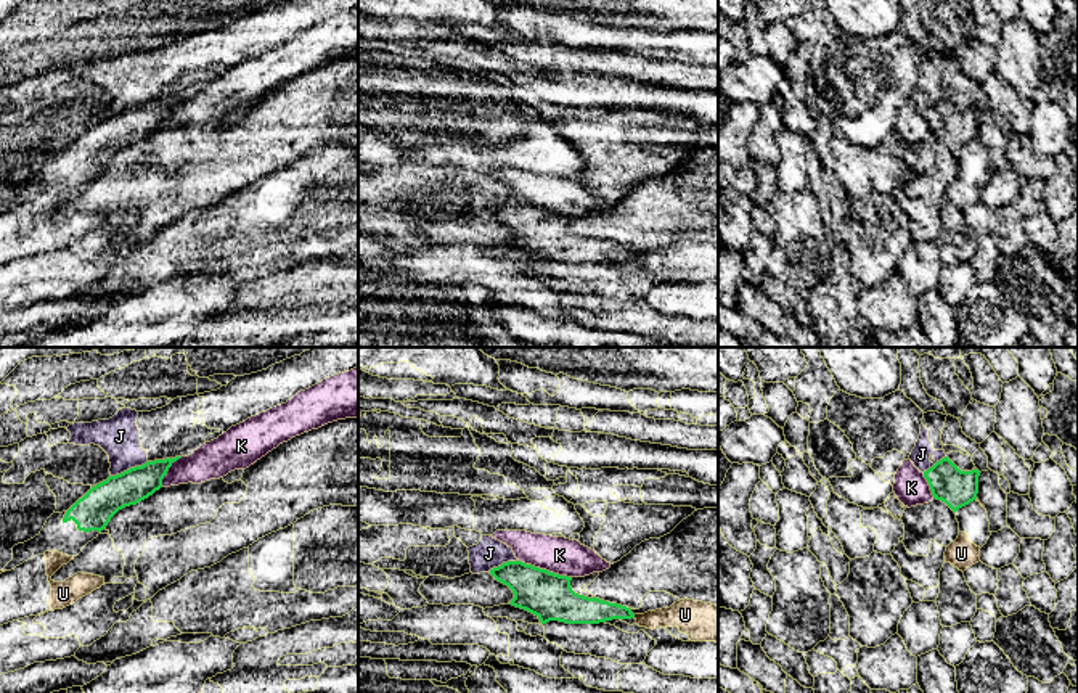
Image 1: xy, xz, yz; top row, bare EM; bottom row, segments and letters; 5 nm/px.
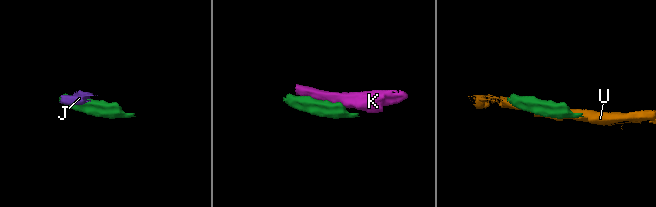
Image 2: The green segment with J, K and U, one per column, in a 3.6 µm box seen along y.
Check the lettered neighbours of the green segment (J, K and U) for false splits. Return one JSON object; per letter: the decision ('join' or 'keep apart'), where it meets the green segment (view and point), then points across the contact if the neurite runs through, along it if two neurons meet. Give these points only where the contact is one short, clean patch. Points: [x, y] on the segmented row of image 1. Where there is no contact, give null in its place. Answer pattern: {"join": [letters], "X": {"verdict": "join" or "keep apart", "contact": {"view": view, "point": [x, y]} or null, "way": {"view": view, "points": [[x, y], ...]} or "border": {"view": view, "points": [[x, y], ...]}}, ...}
{"join": [], "J": {"verdict": "keep apart", "contact": {"view": "xy", "point": [130, 468]}, "border": {"view": "xy", "points": [[146, 460], [111, 476]]}}, "K": {"verdict": "keep apart", "contact": {"view": "xz", "point": [545, 569]}}, "U": {"verdict": "keep apart", "contact": null}}

